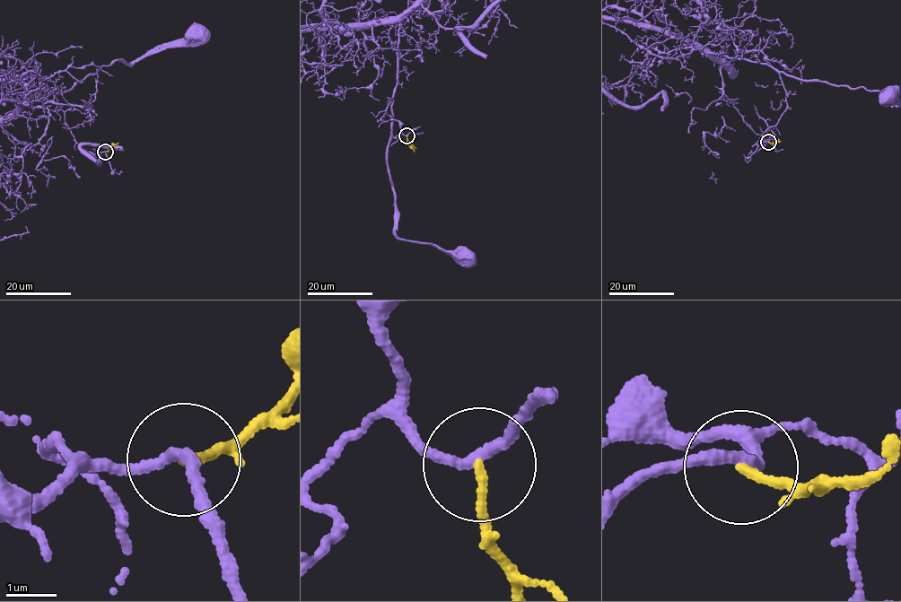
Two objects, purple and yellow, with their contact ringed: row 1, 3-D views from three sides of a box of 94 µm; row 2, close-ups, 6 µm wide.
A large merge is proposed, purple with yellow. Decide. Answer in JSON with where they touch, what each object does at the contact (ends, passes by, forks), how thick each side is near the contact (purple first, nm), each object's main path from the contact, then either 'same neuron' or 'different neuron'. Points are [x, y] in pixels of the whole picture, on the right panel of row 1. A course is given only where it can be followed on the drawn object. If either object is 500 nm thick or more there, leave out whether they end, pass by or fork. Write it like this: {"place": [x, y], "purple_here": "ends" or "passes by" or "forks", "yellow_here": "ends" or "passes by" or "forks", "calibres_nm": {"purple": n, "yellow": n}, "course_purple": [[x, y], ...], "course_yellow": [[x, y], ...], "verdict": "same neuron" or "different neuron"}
{"place": [768, 142], "purple_here": "passes by", "yellow_here": "ends", "calibres_nm": {"purple": 200, "yellow": 160}, "course_purple": [[768, 142], [762, 135], [786, 106], [781, 72], [883, 91], [898, 106], [889, 101], [895, 96], [889, 95]], "course_yellow": [[768, 142], [781, 142]], "verdict": "different neuron"}

